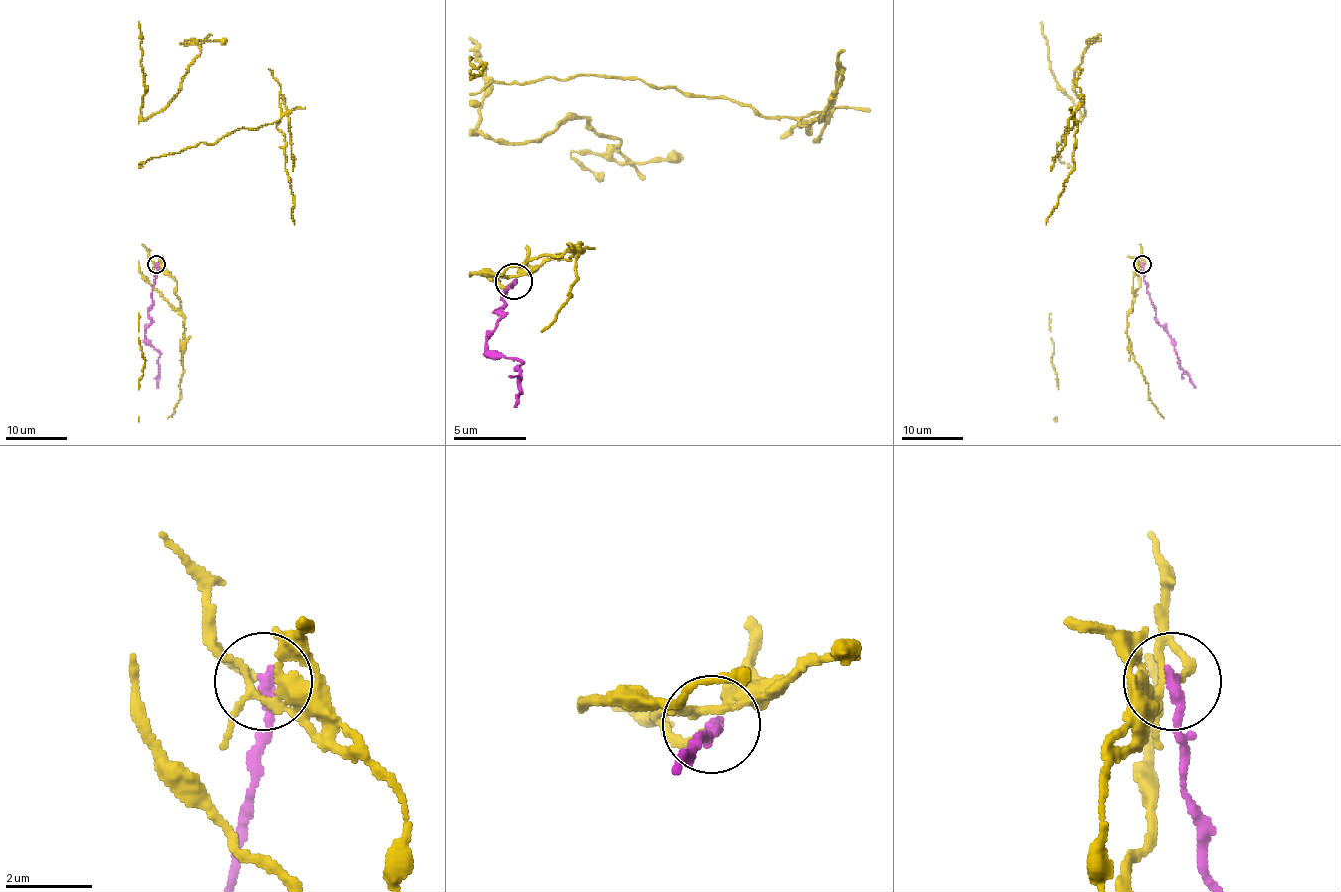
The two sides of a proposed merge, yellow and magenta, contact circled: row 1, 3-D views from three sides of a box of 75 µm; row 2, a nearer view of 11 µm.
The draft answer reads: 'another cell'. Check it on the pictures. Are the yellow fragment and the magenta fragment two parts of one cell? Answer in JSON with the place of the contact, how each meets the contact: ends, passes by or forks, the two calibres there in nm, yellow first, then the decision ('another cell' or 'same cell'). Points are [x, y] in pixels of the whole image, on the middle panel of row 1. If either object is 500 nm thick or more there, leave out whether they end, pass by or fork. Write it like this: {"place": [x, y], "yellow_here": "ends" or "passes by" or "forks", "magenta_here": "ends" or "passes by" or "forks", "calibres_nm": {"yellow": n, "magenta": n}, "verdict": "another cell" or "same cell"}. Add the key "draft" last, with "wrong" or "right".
{"place": [513, 281], "yellow_here": "ends", "magenta_here": "ends", "calibres_nm": {"yellow": 150, "magenta": 280}, "verdict": "another cell", "draft": "right"}

